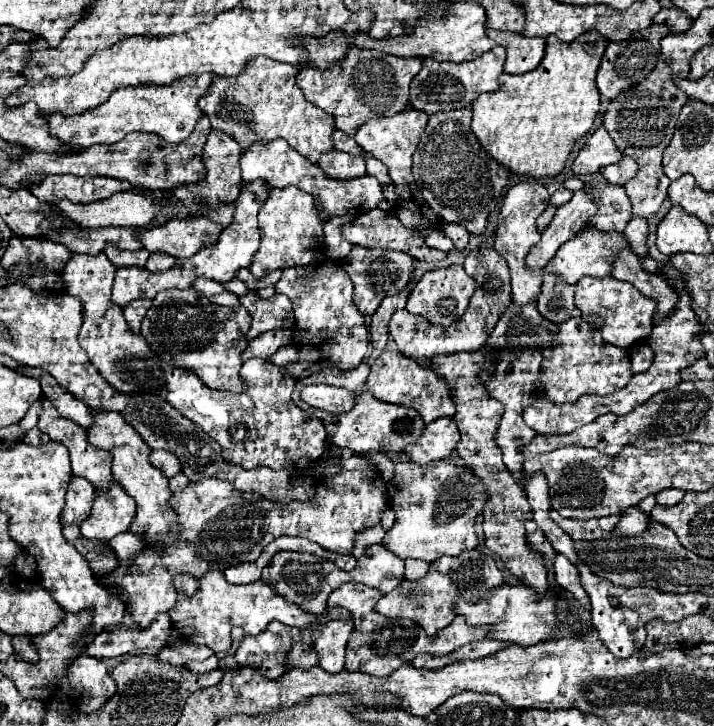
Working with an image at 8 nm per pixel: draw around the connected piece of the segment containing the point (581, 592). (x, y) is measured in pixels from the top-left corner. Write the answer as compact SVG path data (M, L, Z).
M557 553L553 559L553 569L555 569L557 585L571 591L575 595L575 599L583 601L583 607L589 609L589 597L587 597L585 589L581 587L581 581L577 579L577 569L573 567L573 563L569 563L561 553Z

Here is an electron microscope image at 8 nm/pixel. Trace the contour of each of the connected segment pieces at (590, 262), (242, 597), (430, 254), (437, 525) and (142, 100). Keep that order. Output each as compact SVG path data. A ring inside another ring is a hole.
M585 225L585 229L581 229L573 239L569 239L567 243L563 243L559 247L555 257L545 267L545 271L563 275L567 279L567 283L577 283L583 275L607 277L607 275L611 275L613 263L617 261L617 257L623 249L633 251L625 233L621 233L621 231L599 231L595 225Z
M211 571L209 575L203 575L199 581L199 589L193 597L185 597L179 593L177 603L175 603L173 611L169 613L169 617L187 640L199 643L199 645L207 645L215 653L229 651L229 647L231 647L229 631L235 625L243 627L245 635L259 635L261 631L265 631L265 627L271 621L281 621L285 625L297 627L297 629L307 629L313 623L323 625L333 619L353 621L353 615L341 607L327 607L325 615L311 615L311 613L303 611L297 603L287 601L269 583L263 583L263 581L255 581L255 583L247 583L247 585L231 585L225 581L223 571Z
M373 209L373 211L367 211L367 213L361 213L357 215L351 223L345 223L341 225L341 235L343 239L347 239L349 243L353 245L361 245L361 247L381 247L381 249L395 249L395 251L405 251L409 255L413 255L415 259L419 261L439 261L439 259L445 259L447 255L439 249L431 249L425 245L423 237L413 233L411 229L407 229L393 211L383 211L383 209Z
M397 461L395 475L387 483L387 493L391 501L391 509L395 511L395 525L383 537L383 545L399 555L401 559L421 559L431 563L441 555L459 555L463 549L475 549L479 545L475 523L485 509L487 491L481 485L481 479L473 475L473 471L465 465L453 465L451 461L437 461L429 465L417 465L413 461Z
M189 75L189 79L177 79L177 83L171 83L169 87L119 87L93 111L71 117L51 115L49 127L59 139L83 147L91 147L95 143L117 143L133 131L147 131L163 137L169 143L181 143L181 139L185 141L191 135L195 123L205 115L197 103L209 89L211 81L213 75Z

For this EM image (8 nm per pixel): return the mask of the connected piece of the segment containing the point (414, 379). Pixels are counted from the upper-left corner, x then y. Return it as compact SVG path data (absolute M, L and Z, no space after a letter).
M383 351L375 363L371 365L371 373L365 381L365 389L373 393L373 397L387 401L387 403L397 403L397 405L409 405L415 407L425 423L431 423L439 417L445 415L455 415L455 405L451 397L451 387L445 379L433 373L433 369L417 365L413 359L401 355L399 351Z

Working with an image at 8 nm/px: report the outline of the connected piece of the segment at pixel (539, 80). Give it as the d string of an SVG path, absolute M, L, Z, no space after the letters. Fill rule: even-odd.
M583 33L571 43L547 37L541 65L525 75L501 75L501 87L473 99L471 129L481 147L493 159L517 175L533 179L555 177L563 171L573 145L593 127L599 113L595 75L607 39L599 33Z

